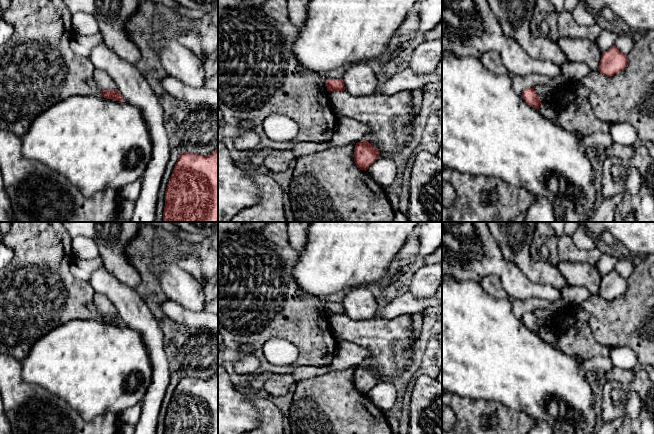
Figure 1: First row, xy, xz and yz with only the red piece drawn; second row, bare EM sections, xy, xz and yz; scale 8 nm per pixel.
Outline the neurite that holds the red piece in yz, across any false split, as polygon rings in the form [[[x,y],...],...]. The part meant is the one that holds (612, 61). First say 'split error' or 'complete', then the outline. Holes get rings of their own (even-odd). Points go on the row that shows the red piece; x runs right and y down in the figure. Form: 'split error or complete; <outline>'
complete; [[[613,45],[602,53],[598,71],[607,77],[613,76],[626,67],[627,61],[627,56]]]

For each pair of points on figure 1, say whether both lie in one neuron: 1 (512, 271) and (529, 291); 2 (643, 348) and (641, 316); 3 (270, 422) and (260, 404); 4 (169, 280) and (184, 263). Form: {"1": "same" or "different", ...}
{"1": "same", "2": "same", "3": "same", "4": "different"}

